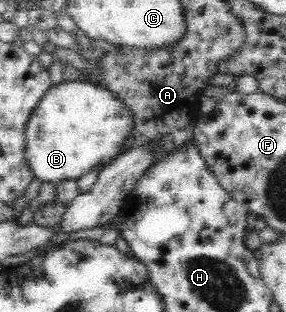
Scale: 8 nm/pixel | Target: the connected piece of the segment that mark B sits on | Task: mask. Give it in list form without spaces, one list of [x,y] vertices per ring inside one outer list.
[[[88,80],[64,81],[53,84],[33,110],[26,124],[26,154],[36,179],[58,183],[78,180],[92,169],[104,168],[123,152],[125,142],[134,135],[134,113],[111,90]]]

